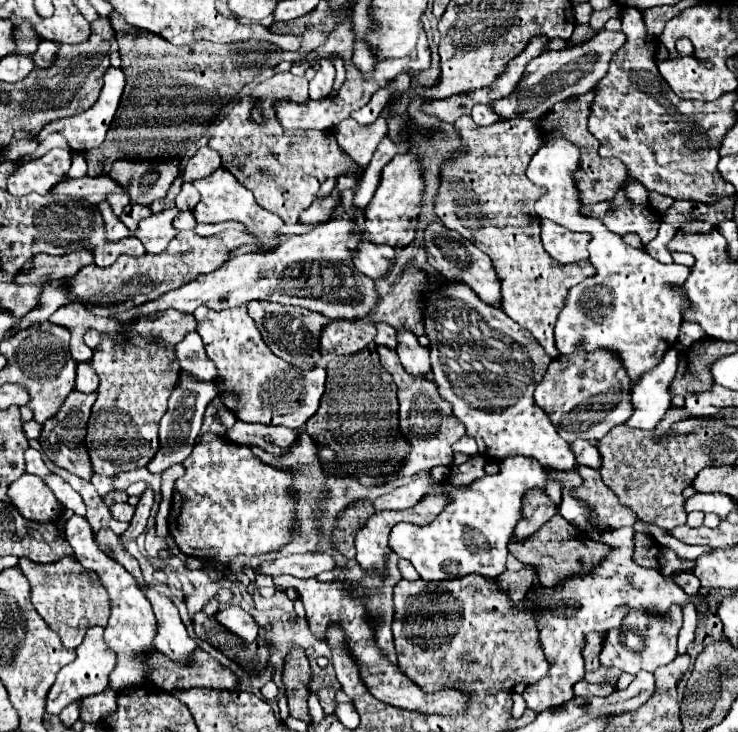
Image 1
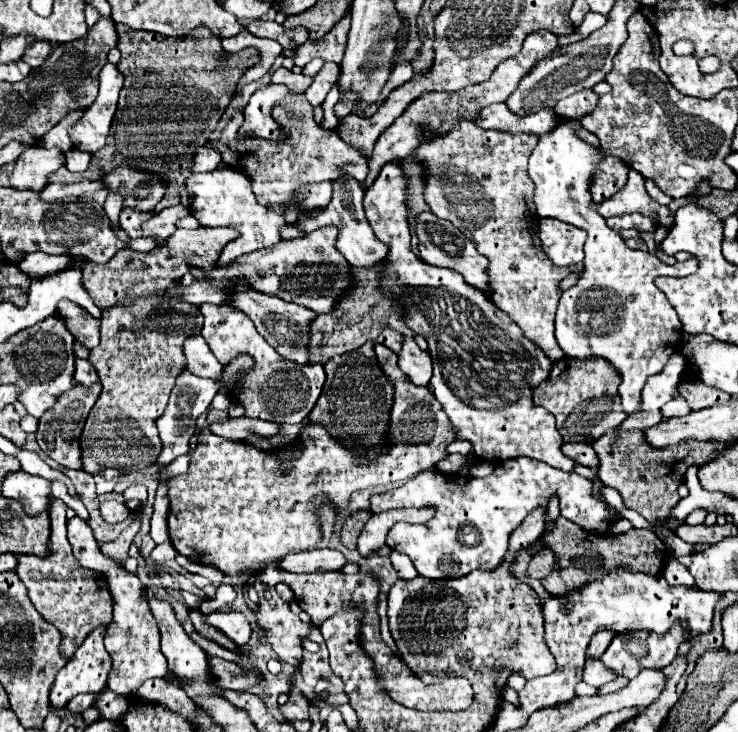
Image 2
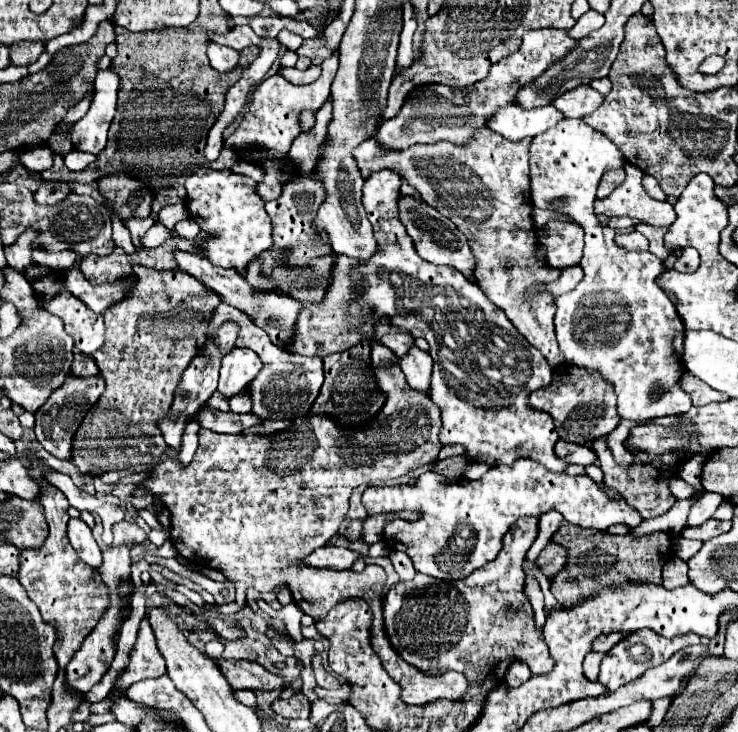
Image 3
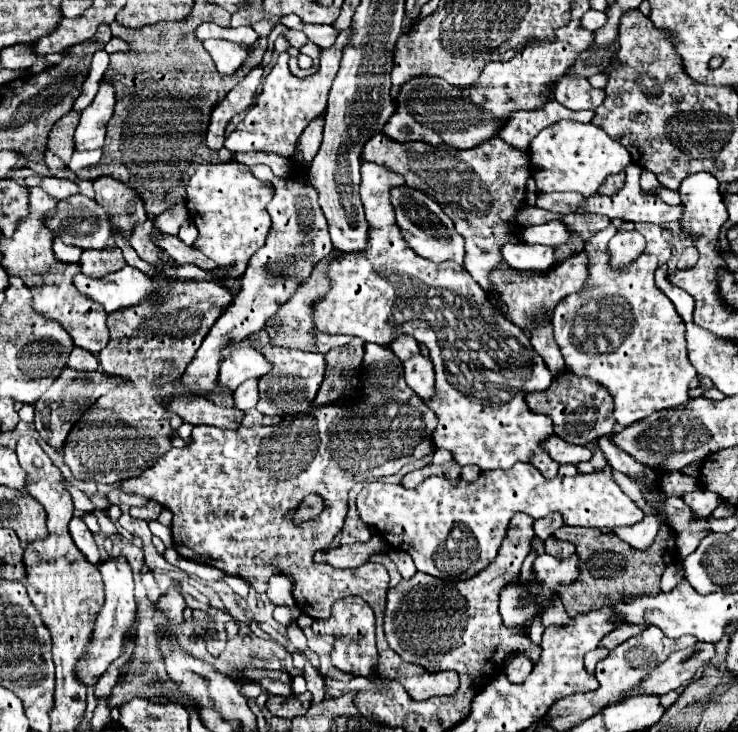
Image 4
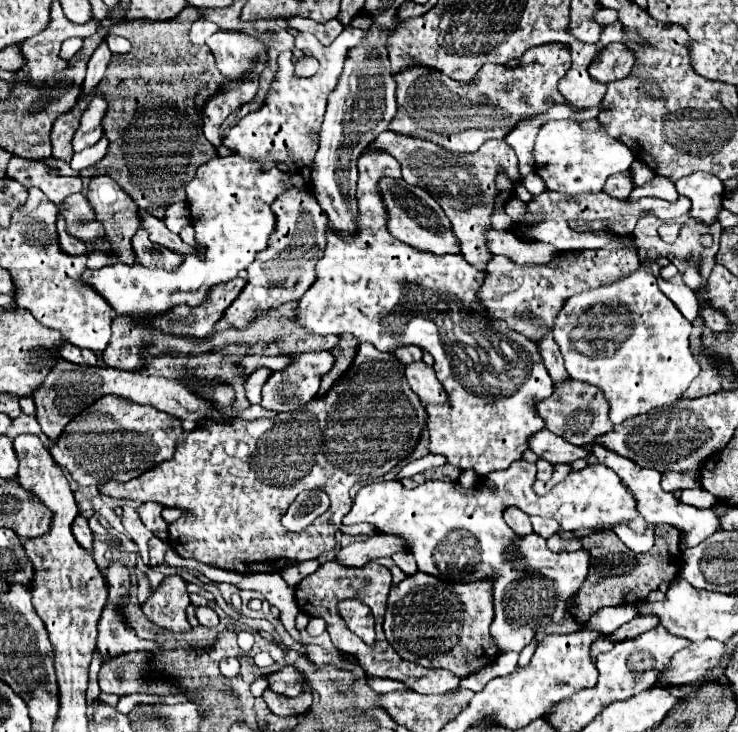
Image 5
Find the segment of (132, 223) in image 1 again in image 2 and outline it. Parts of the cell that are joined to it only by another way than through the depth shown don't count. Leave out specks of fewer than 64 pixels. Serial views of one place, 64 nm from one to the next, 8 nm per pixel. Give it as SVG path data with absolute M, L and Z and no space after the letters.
M124 208L120 214L120 226L132 236L138 238L140 234L140 226L144 220L148 220L152 216L152 212L142 212L142 210L132 210L132 208Z

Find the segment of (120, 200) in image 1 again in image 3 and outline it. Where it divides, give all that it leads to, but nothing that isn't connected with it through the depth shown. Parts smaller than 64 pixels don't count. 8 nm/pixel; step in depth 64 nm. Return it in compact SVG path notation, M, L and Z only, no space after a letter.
M112 214L112 232L114 232L114 242L118 242L120 248L126 248L126 252L130 252L130 254L136 250L136 246L130 240L130 232L126 230L126 226L122 224L122 220L116 214Z

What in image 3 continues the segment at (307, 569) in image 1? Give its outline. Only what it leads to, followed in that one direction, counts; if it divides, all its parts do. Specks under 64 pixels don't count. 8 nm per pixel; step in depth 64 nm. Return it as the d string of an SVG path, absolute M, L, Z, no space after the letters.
M322 546L306 556L304 564L312 568L330 568L330 570L348 570L358 560L358 554L350 548Z

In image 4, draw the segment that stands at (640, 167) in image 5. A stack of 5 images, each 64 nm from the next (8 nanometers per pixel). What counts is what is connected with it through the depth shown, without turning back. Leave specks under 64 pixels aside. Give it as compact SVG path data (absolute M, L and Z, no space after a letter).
M642 170L642 176L640 176L640 184L642 184L642 188L646 190L646 192L650 192L650 194L658 194L658 188L660 188L660 184L656 182L656 176L652 174L652 172L646 172L646 170Z

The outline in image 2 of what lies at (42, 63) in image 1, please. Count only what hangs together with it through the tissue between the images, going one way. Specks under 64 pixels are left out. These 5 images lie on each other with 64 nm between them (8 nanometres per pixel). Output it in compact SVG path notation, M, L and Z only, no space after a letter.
M36 40L28 50L26 54L22 56L24 62L28 62L32 68L38 68L38 64L42 64L46 60L46 56L50 54L52 50L52 44L50 42L44 42L44 40Z

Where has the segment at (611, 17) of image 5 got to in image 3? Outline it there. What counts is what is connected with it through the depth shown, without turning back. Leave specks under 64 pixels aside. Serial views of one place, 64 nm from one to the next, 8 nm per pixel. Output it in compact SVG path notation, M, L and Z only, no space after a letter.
M588 10L588 12L574 24L574 28L568 32L568 36L574 38L574 40L580 40L580 38L588 36L592 30L596 30L596 28L602 26L602 24L604 24L604 16L602 16L600 12Z

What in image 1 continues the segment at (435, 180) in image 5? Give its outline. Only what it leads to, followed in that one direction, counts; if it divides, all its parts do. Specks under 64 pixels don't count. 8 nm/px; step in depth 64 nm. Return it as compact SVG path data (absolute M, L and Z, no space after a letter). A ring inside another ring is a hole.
M282 72L282 74L274 74L270 80L258 84L248 96L240 98L234 108L220 118L220 122L214 126L214 134L212 134L212 148L220 152L222 156L222 168L230 170L230 174L240 182L246 184L246 188L250 188L250 192L254 194L256 202L260 208L274 212L276 216L280 216L284 220L284 224L296 224L298 222L298 214L310 206L310 202L314 202L316 194L318 194L318 184L322 184L326 178L338 178L342 172L350 172L352 170L352 162L350 158L338 150L338 144L332 136L332 132L284 132L282 126L276 122L274 118L274 108L272 102L276 98L276 94L286 94L286 98L296 98L296 102L306 102L308 100L308 80L294 76L290 72ZM254 96L258 96L258 100L262 100L262 120L266 120L264 126L254 124L254 120L250 120L250 108L254 108ZM462 116L462 142L466 142L468 152L442 170L436 214L450 230L468 236L476 248L492 258L502 280L502 310L526 328L548 356L558 358L560 352L554 346L558 312L566 302L566 292L594 276L594 268L588 260L558 264L540 242L540 218L534 212L534 202L546 194L546 188L532 184L524 174L534 152L542 146L540 132L524 118L480 128L470 116Z

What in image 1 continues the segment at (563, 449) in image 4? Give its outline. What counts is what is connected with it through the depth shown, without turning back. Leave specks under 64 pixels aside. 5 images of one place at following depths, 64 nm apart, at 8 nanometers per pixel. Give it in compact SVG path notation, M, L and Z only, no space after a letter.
M576 440L572 442L572 450L576 454L576 462L580 466L590 466L590 468L600 468L602 460L600 460L600 452L594 444L590 444L588 440Z

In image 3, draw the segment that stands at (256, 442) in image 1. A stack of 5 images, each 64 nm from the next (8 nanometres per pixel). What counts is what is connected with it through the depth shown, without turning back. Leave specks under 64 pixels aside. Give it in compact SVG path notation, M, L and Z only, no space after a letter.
M204 406L198 416L194 416L202 424L202 428L208 428L212 432L222 432L222 434L242 434L244 428L258 426L262 420L254 414L232 414L232 412L220 412L214 408Z

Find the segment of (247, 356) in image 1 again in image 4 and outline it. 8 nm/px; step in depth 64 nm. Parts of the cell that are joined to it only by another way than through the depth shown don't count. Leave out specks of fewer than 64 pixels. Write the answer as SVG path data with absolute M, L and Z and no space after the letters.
M264 328L260 332L250 334L248 340L252 342L254 348L260 348L264 358L272 364L272 370L268 374L264 374L258 382L260 400L256 404L256 410L264 416L280 416L280 418L306 414L310 410L312 400L316 398L316 392L318 392L320 384L322 384L322 376L324 376L324 368L326 368L324 356L302 352L302 350L278 348L270 342L270 336Z

